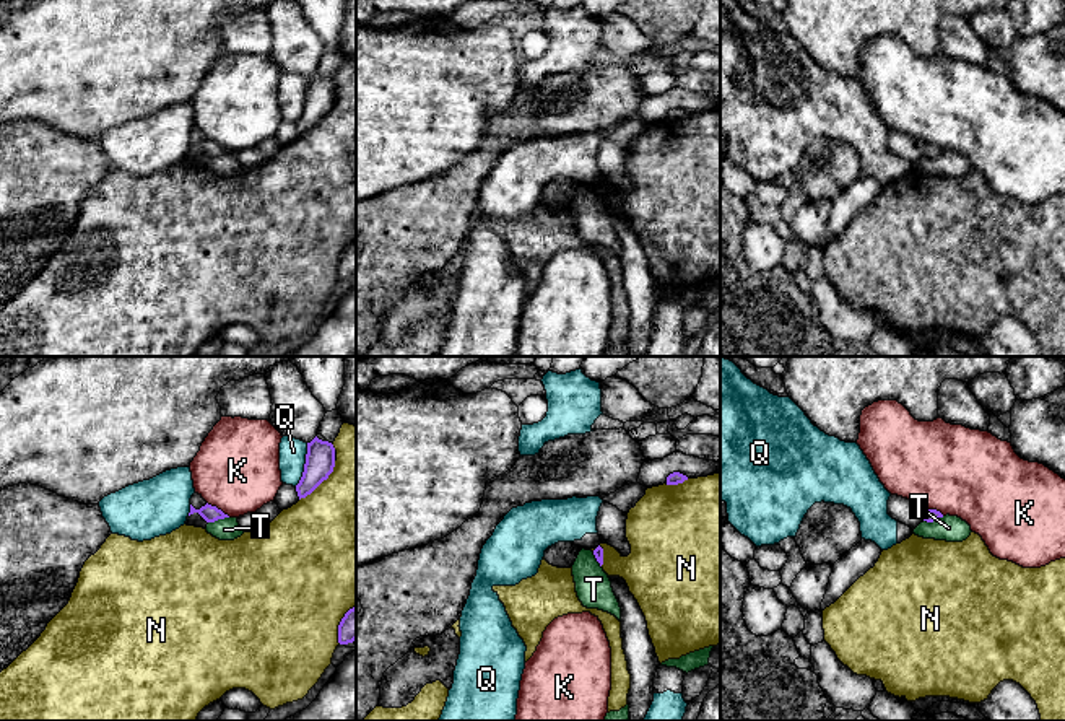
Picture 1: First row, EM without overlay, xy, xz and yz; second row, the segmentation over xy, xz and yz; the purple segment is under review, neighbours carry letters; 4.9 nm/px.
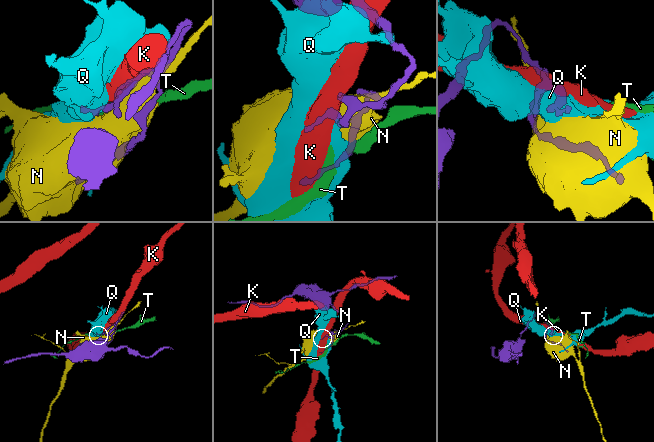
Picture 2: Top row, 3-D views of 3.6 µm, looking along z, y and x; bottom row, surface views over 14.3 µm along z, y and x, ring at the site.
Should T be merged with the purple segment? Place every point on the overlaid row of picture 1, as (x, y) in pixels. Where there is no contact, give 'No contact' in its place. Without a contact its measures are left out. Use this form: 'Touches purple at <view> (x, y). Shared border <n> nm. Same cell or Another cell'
Touches purple at xy (218, 518). Shared border 110 nm. Another cell

